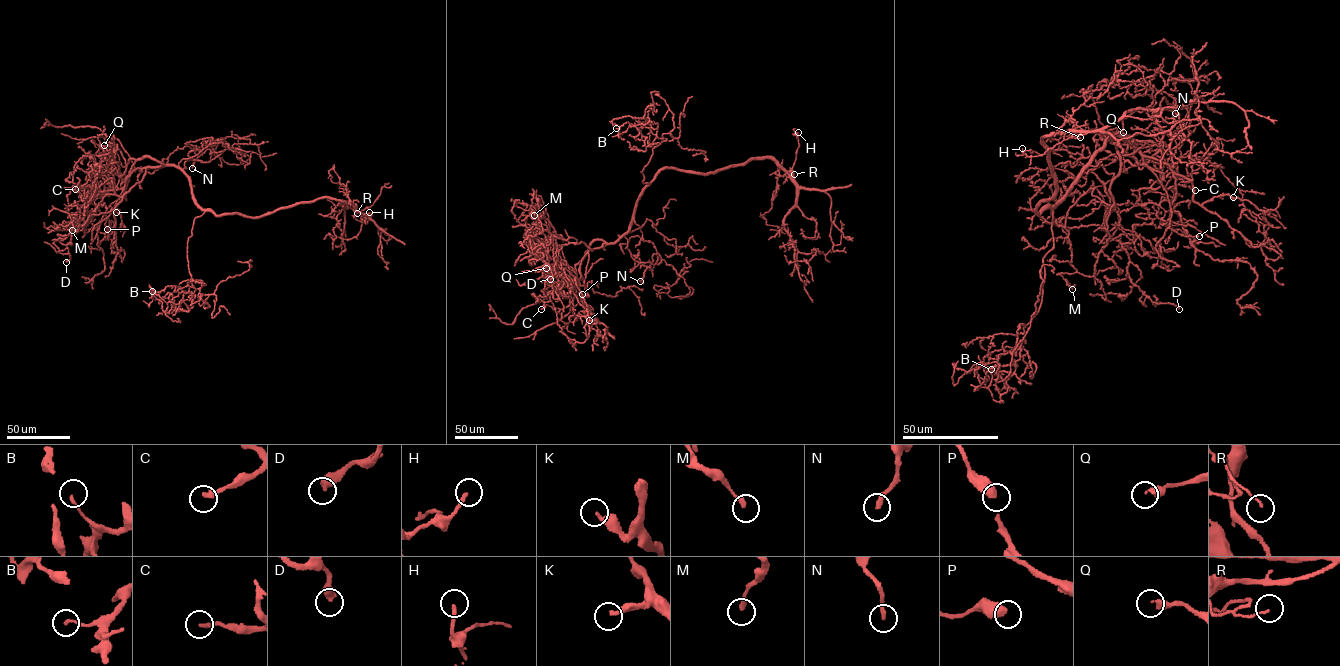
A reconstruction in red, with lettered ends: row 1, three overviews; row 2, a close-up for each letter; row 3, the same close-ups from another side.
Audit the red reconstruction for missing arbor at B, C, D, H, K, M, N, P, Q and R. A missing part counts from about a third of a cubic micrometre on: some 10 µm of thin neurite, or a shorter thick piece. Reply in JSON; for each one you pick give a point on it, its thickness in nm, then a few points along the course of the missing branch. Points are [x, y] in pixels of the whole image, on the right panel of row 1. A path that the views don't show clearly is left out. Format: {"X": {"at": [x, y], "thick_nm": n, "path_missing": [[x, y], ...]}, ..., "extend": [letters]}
{"D": {"at": [1179, 309], "thick_nm": 480}, "K": {"at": [1233, 197], "thick_nm": 280}, "N": {"at": [1175, 113], "thick_nm": 220}, "Q": {"at": [1123, 132], "thick_nm": 320}, "extend": ["D", "K", "N", "Q"]}

